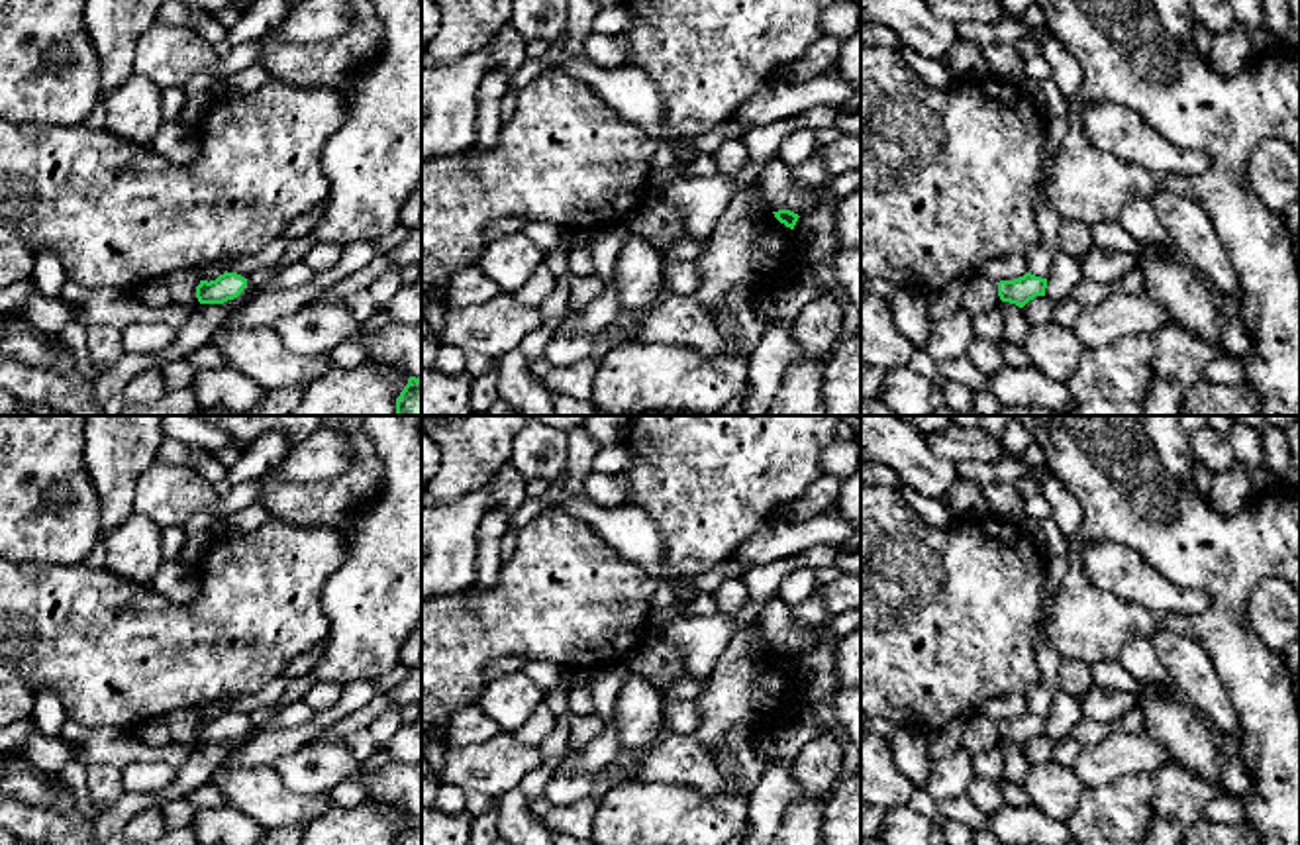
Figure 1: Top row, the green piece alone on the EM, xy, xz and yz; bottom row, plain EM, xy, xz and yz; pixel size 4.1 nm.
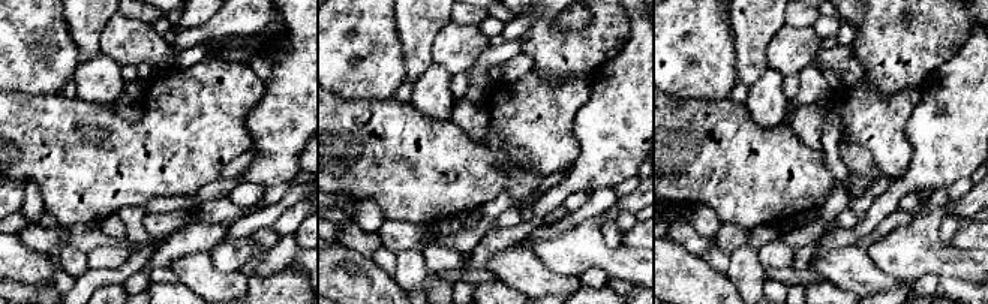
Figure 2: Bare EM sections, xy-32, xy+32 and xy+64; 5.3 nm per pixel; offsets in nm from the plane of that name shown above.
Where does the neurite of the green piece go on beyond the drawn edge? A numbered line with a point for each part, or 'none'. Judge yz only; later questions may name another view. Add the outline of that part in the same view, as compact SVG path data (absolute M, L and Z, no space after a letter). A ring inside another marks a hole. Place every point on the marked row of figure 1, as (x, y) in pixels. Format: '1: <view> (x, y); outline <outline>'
none

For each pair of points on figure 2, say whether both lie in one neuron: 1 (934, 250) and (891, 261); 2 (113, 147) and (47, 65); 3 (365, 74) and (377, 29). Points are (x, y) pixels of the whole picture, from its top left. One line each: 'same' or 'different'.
1: same
2: different
3: same

